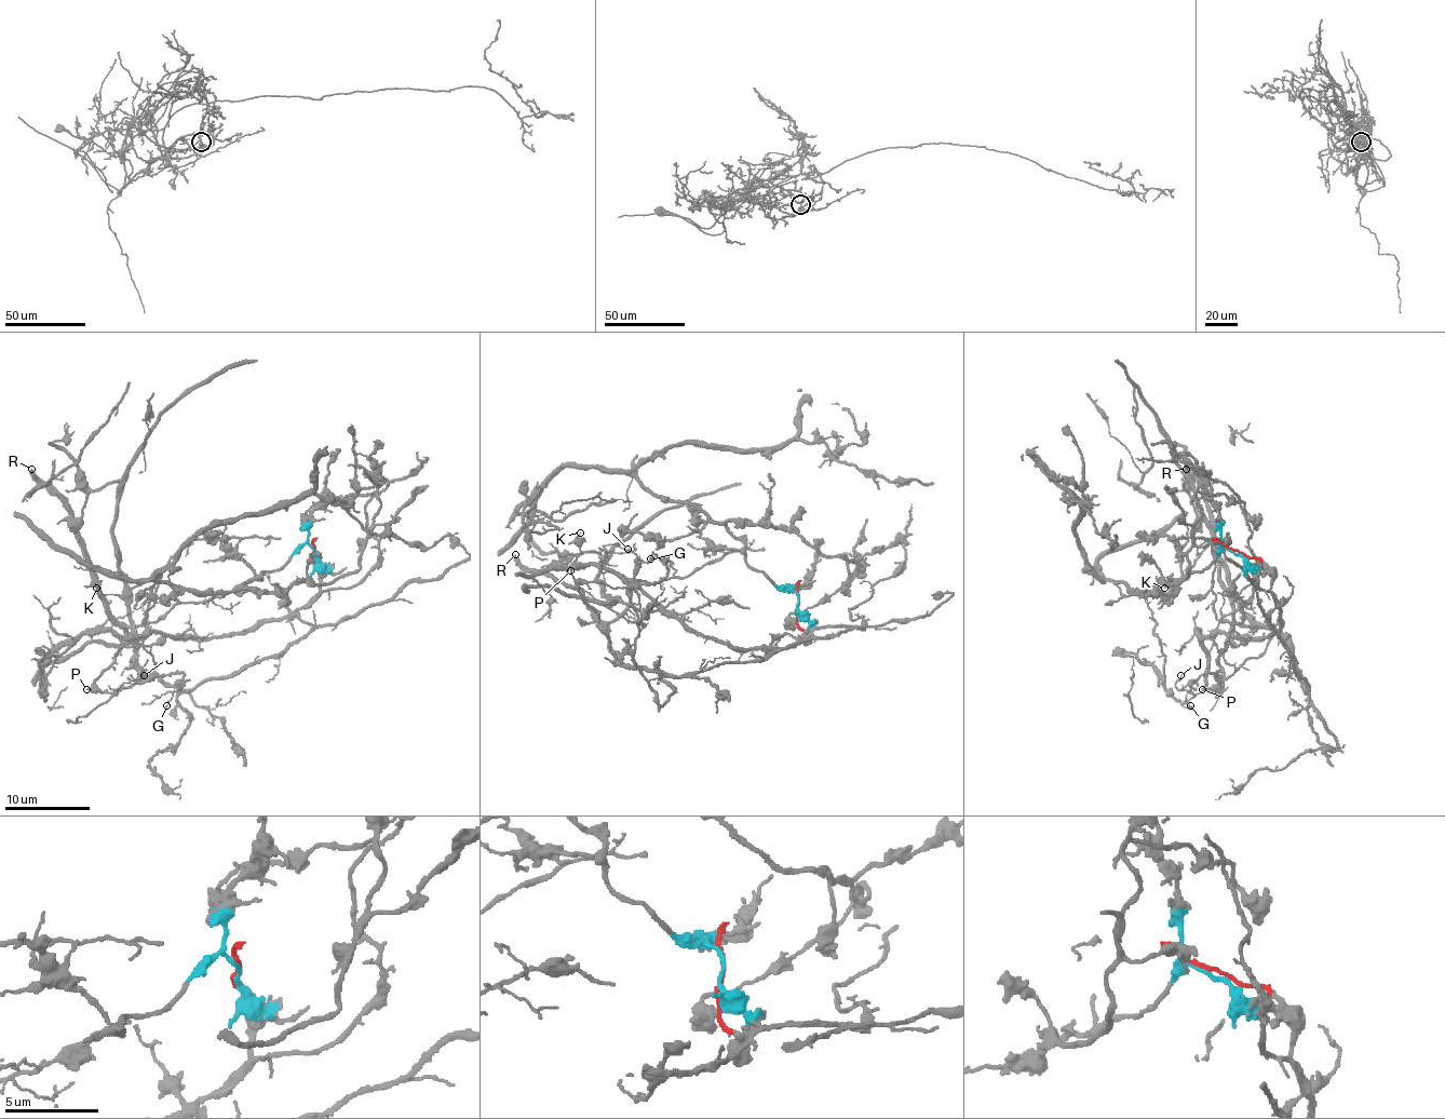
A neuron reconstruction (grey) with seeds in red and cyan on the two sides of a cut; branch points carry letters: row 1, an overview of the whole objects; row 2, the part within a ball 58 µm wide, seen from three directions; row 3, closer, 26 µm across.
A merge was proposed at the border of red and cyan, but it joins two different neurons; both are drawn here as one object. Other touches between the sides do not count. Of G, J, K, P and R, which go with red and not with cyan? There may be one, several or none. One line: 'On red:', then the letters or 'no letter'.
On red: no letter

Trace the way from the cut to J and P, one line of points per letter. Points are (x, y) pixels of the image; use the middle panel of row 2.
J: (798, 600), (710, 549), (686, 577), (631, 583), (609, 643), (579, 587), (603, 581), (605, 547), (629, 549)
P: (798, 600), (734, 549), (710, 549), (705, 564), (686, 577), (631, 583), (609, 643), (570, 570)

